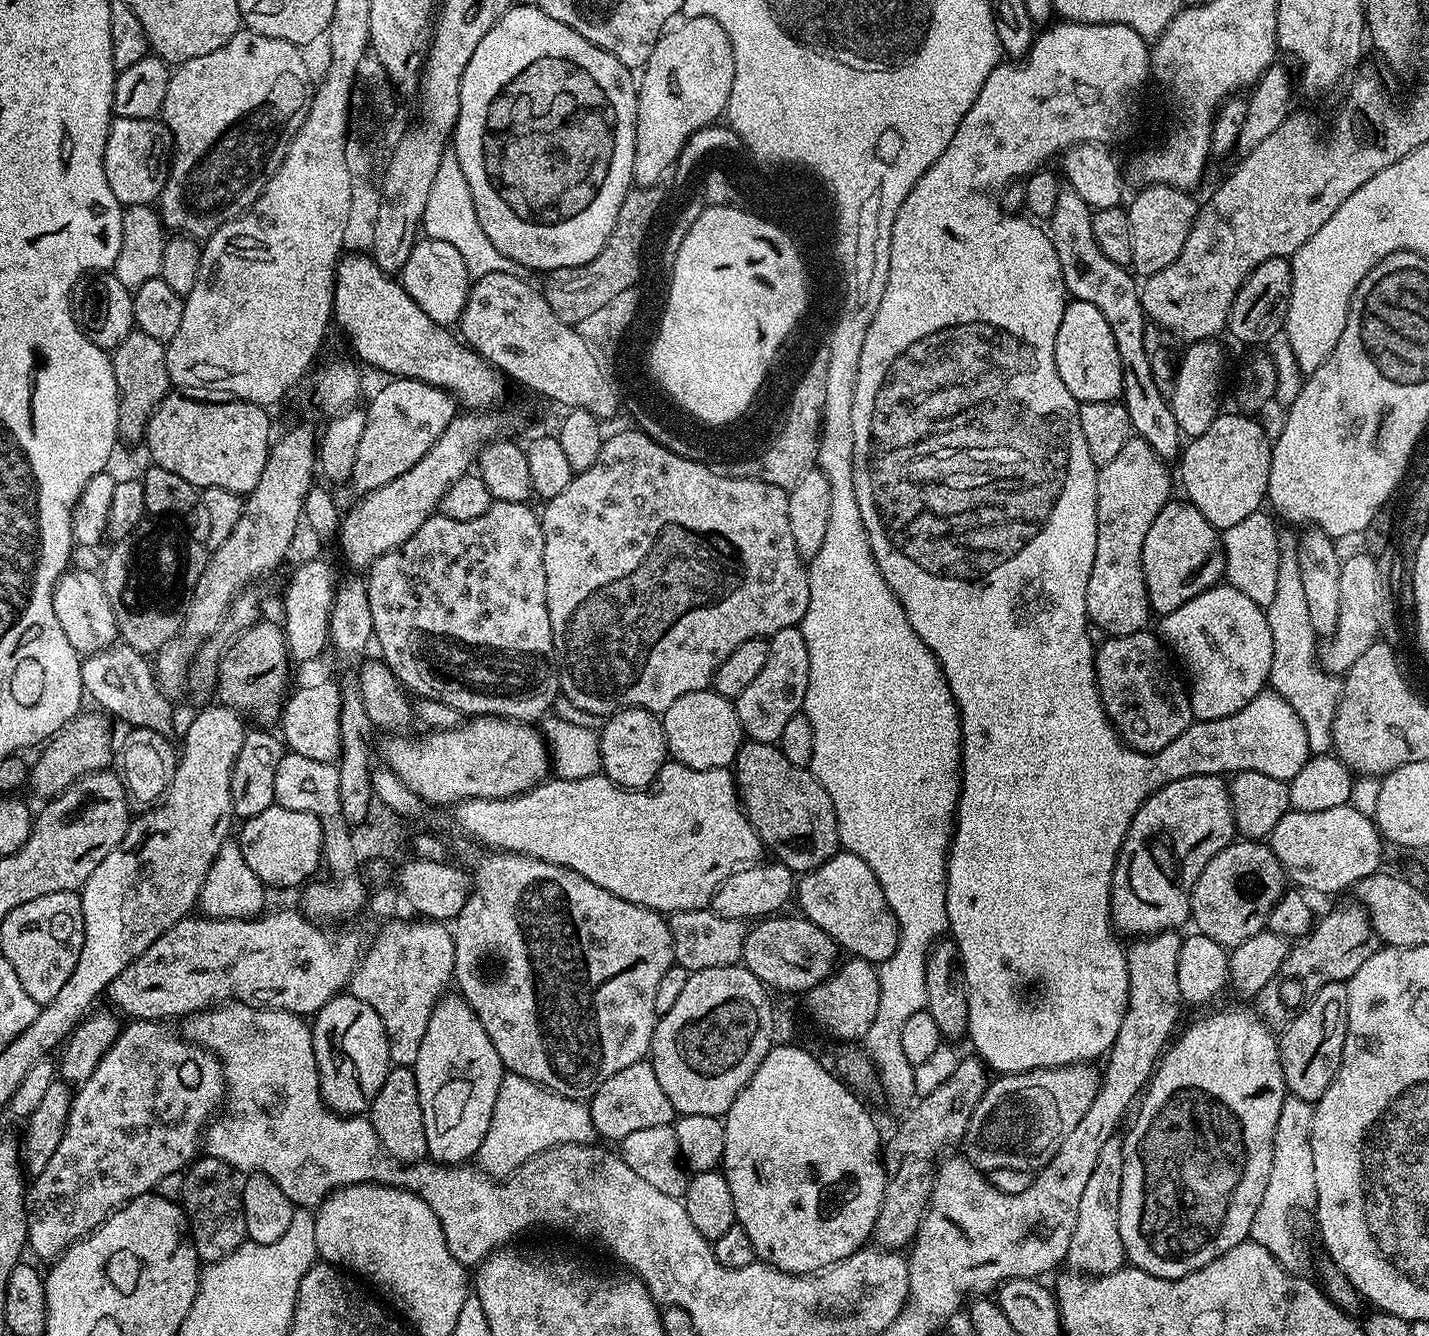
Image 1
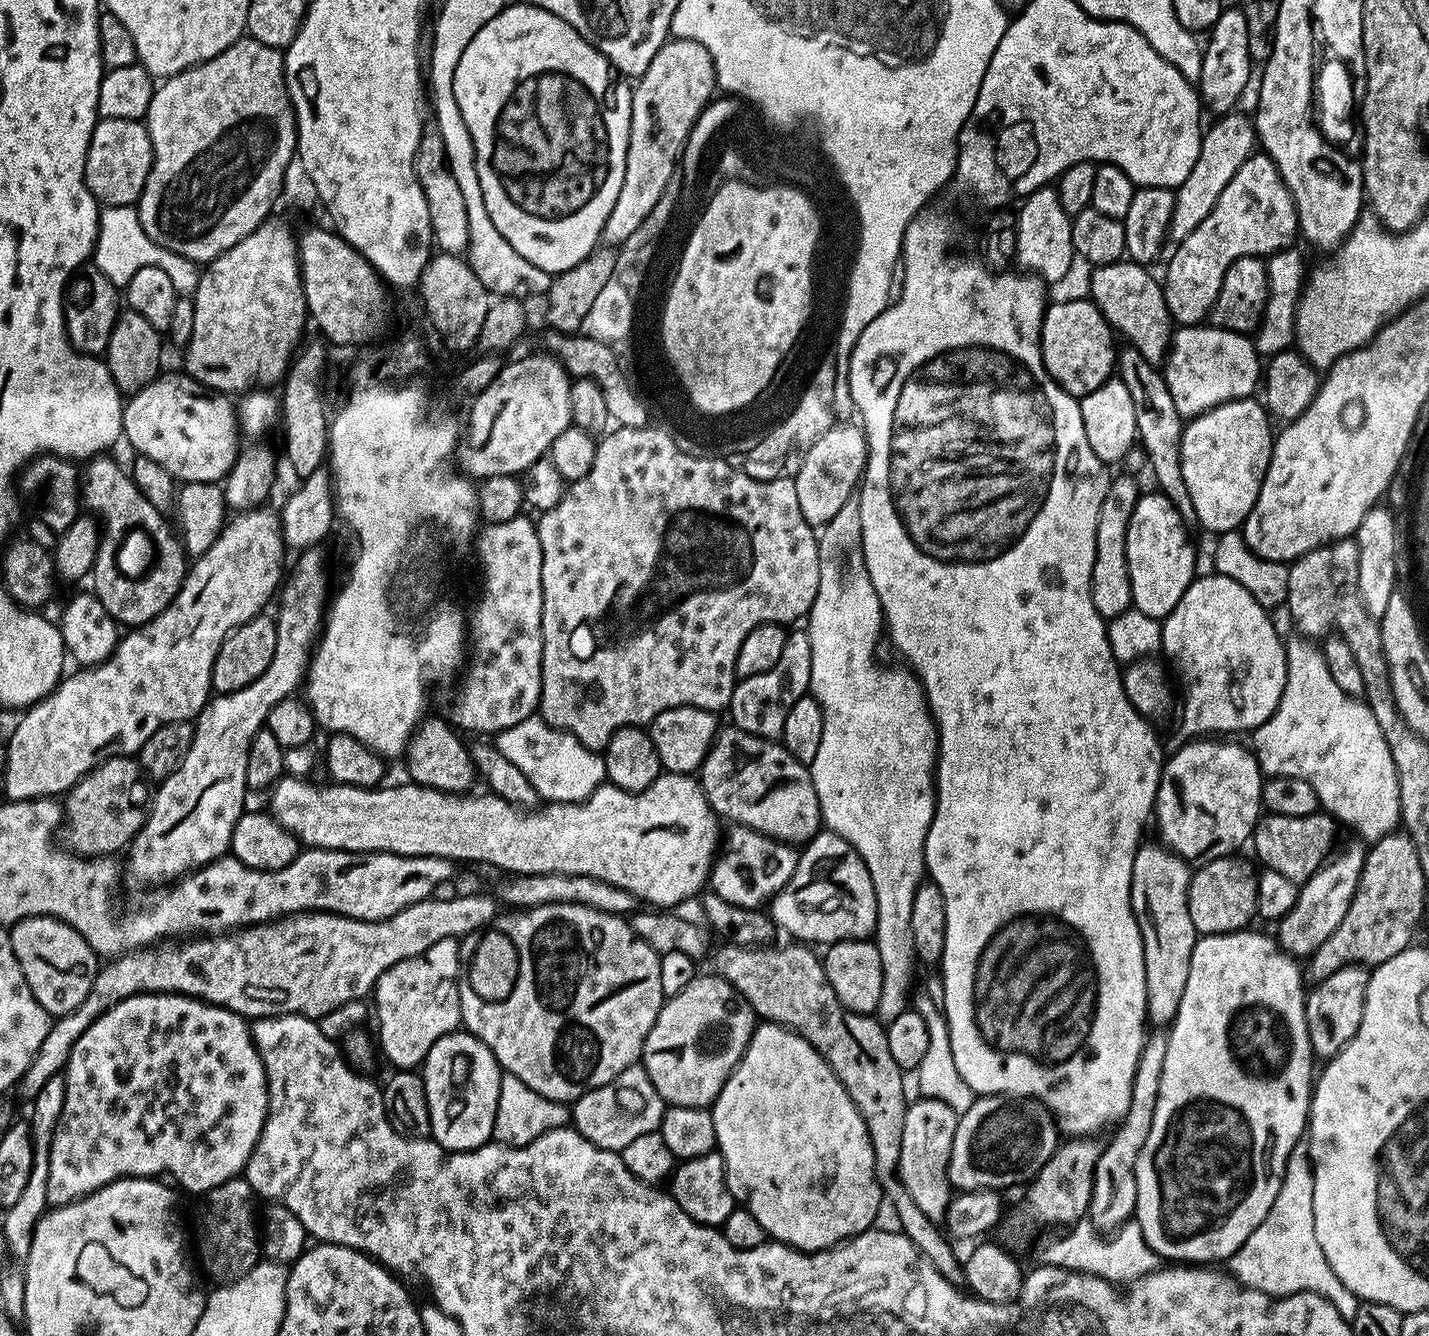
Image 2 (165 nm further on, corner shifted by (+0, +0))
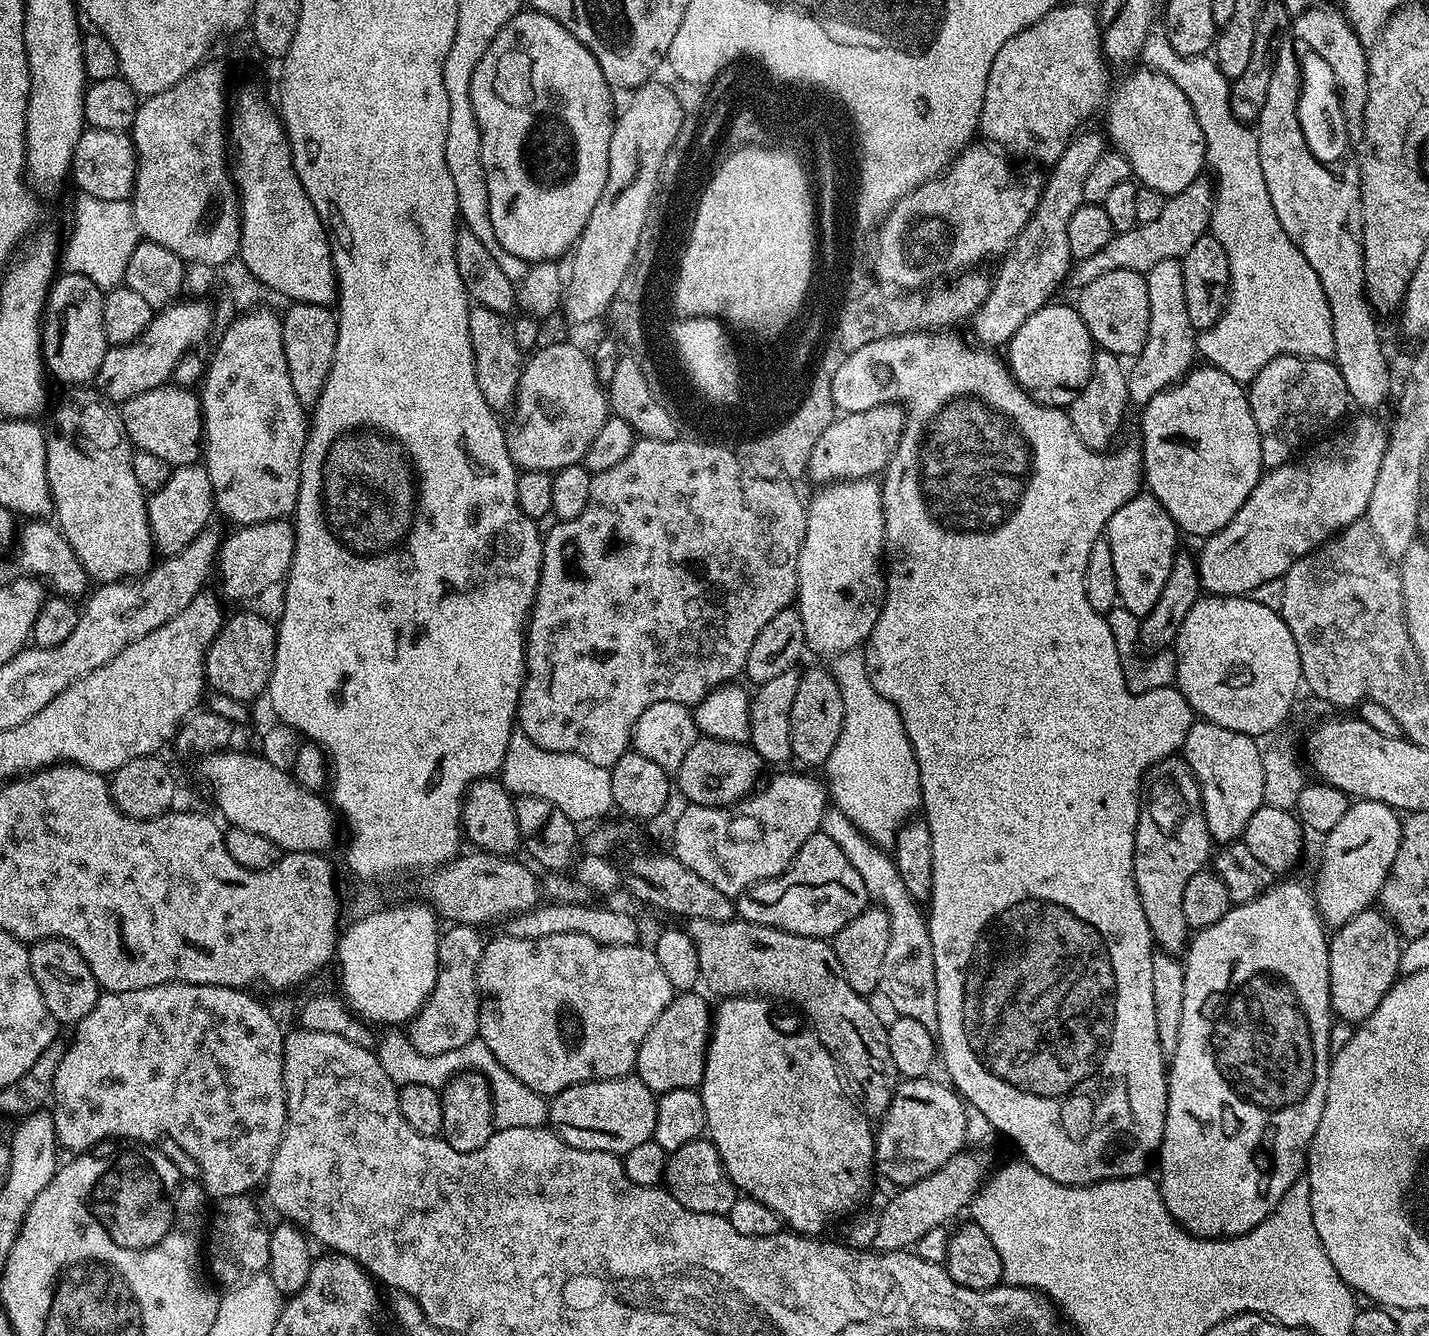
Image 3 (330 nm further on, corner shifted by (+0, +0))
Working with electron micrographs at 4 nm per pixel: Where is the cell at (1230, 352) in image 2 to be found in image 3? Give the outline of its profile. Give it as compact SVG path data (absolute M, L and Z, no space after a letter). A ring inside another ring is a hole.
M1166 259L1145 273L1149 291L1150 323L1146 344L1127 369L1129 401L1137 406L1148 404L1154 394L1184 379L1195 365L1197 333L1186 309L1181 259Z

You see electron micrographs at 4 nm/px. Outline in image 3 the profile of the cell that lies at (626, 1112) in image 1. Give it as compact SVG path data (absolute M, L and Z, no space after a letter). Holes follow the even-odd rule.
M629 1074L626 1076L615 1076L609 1080L587 1080L584 1084L575 1084L570 1086L566 1090L562 1090L558 1095L551 1097L548 1105L548 1124L551 1131L555 1132L557 1136L561 1136L562 1139L575 1148L581 1148L582 1150L602 1150L603 1152L614 1152L617 1154L623 1154L634 1150L634 1146L642 1146L642 1142L652 1139L654 1134L654 1122L656 1121L656 1102L658 1096L657 1093L650 1091L646 1086L646 1082L642 1082L640 1077L635 1074Z

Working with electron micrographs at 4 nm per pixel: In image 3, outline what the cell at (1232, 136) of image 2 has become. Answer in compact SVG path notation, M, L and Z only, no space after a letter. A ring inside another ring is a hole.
M1201 178L1190 182L1190 186L1186 186L1186 190L1167 197L1162 206L1162 214L1158 214L1158 218L1154 218L1154 222L1137 224L1136 227L1130 230L1116 233L1115 236L1110 238L1110 242L1106 242L1106 247L1103 250L1098 250L1098 254L1079 261L1070 273L1070 284L1073 284L1073 289L1085 288L1090 282L1094 282L1094 278L1099 278L1102 274L1106 274L1106 270L1134 270L1135 272L1146 273L1158 262L1166 259L1179 260L1183 258L1186 250L1190 250L1190 246L1194 246L1194 242L1198 242L1198 238L1205 236L1212 223L1214 184L1211 179L1207 179Z

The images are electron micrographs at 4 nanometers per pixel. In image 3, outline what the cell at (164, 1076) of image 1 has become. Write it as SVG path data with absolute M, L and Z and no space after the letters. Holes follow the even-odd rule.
M159 984L158 986L150 986L149 988L143 988L142 990L126 990L125 992L104 992L99 998L98 1002L94 1006L94 1010L90 1010L90 1014L86 1014L86 1018L82 1018L80 1023L75 1025L74 1032L76 1037L70 1040L66 1054L62 1058L62 1062L58 1062L58 1070L54 1076L54 1086L52 1087L53 1094L51 1097L51 1103L56 1103L56 1108L51 1109L52 1117L54 1118L54 1130L56 1131L56 1143L61 1149L64 1148L68 1151L68 1154L79 1154L87 1152L89 1148L93 1148L95 1144L102 1144L105 1142L156 1142L161 1137L177 1137L182 1146L182 1149L190 1156L194 1158L198 1164L198 1170L200 1171L199 1179L202 1181L202 1187L209 1197L219 1198L222 1196L243 1196L251 1193L251 1188L256 1188L265 1183L268 1179L268 1171L272 1165L272 1159L274 1154L278 1150L280 1140L284 1137L284 1123L288 1115L286 1114L286 1090L284 1089L284 1037L286 1035L285 1029L280 1029L278 1021L272 1017L272 1012L264 1004L259 1004L258 1001L252 997L251 991L243 988L227 988L226 986L218 986L217 984Z

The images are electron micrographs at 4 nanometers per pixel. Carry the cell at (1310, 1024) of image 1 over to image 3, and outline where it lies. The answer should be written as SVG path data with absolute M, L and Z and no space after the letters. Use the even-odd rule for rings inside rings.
M1375 907L1364 909L1350 922L1346 922L1341 928L1335 929L1331 933L1328 941L1328 957L1330 958L1330 1002L1333 1013L1344 1020L1349 1020L1352 1026L1359 1026L1378 1010L1378 1002L1388 996L1388 991L1396 983L1401 975L1400 970L1400 950L1402 947L1402 937L1396 931L1391 920L1384 915L1383 911Z

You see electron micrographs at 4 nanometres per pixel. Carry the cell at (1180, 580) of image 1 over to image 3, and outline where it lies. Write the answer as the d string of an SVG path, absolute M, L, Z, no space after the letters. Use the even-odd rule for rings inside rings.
M1138 494L1130 498L1108 520L1106 539L1110 546L1110 558L1114 558L1114 575L1118 578L1119 603L1130 614L1143 618L1154 610L1158 594L1170 575L1170 566L1178 551L1176 545L1178 529L1176 523L1166 514L1162 502L1151 494Z

